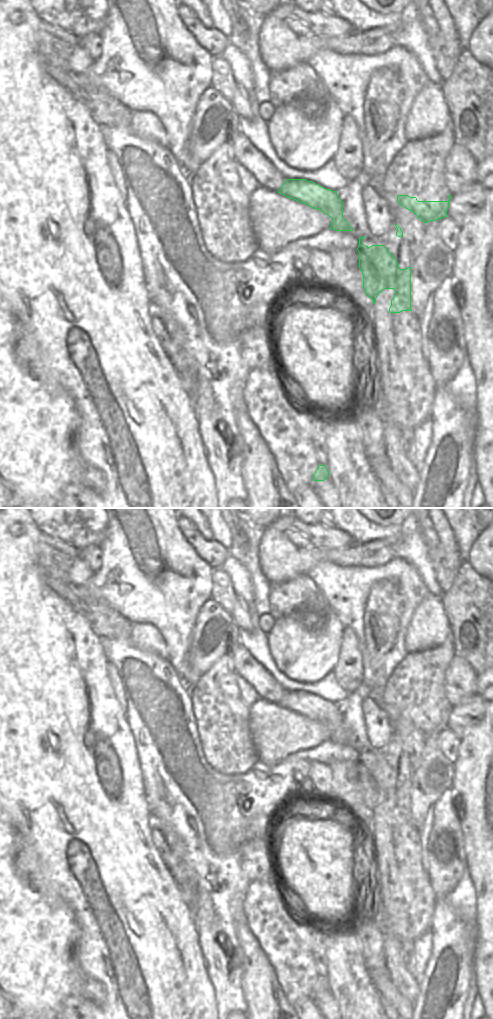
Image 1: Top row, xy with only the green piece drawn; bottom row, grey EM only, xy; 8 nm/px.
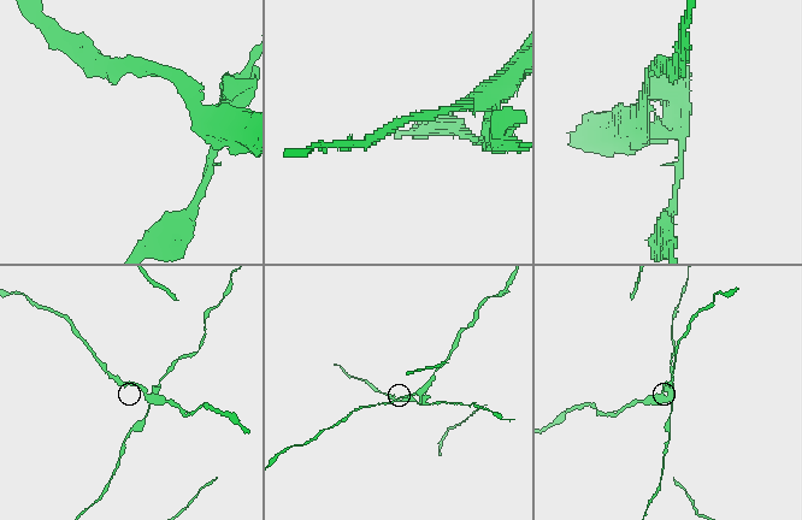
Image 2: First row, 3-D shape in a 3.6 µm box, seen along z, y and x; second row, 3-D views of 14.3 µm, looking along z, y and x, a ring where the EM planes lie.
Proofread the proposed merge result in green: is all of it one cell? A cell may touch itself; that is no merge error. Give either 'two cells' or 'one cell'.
two cells

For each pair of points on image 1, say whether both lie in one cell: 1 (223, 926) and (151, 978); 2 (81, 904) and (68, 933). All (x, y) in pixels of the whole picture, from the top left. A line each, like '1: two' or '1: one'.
1: two
2: two

